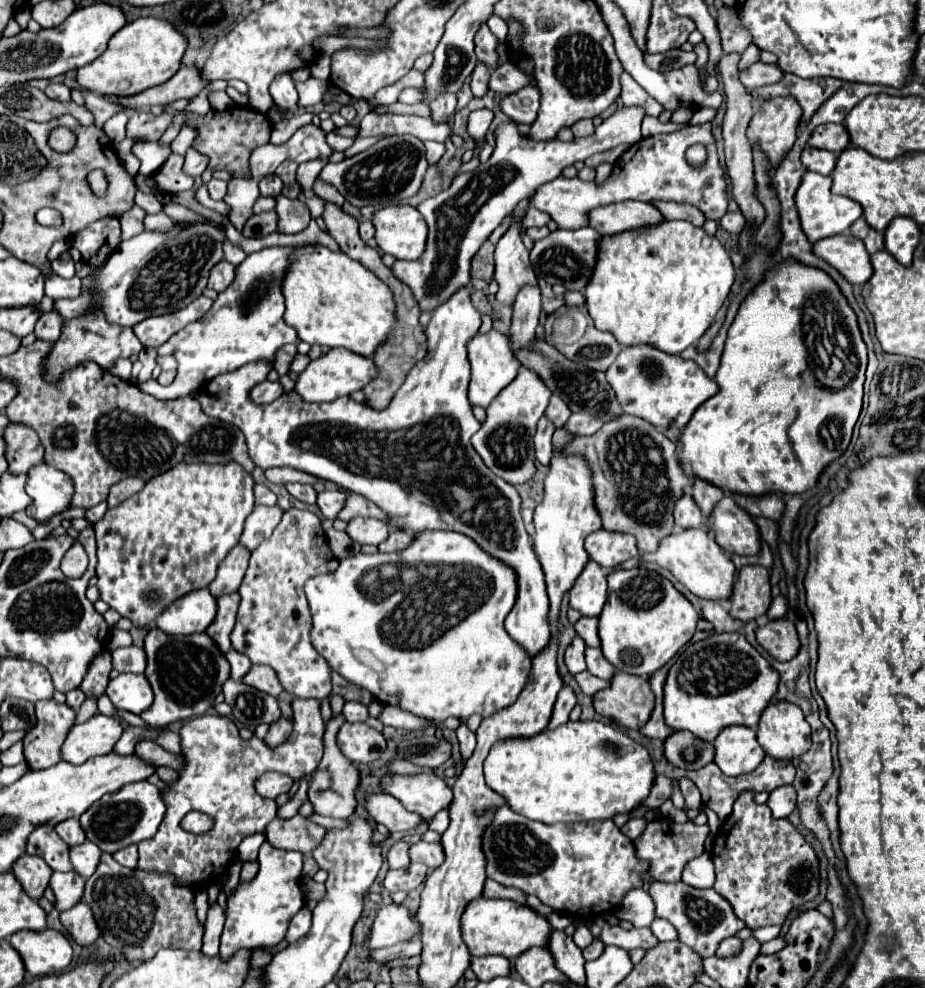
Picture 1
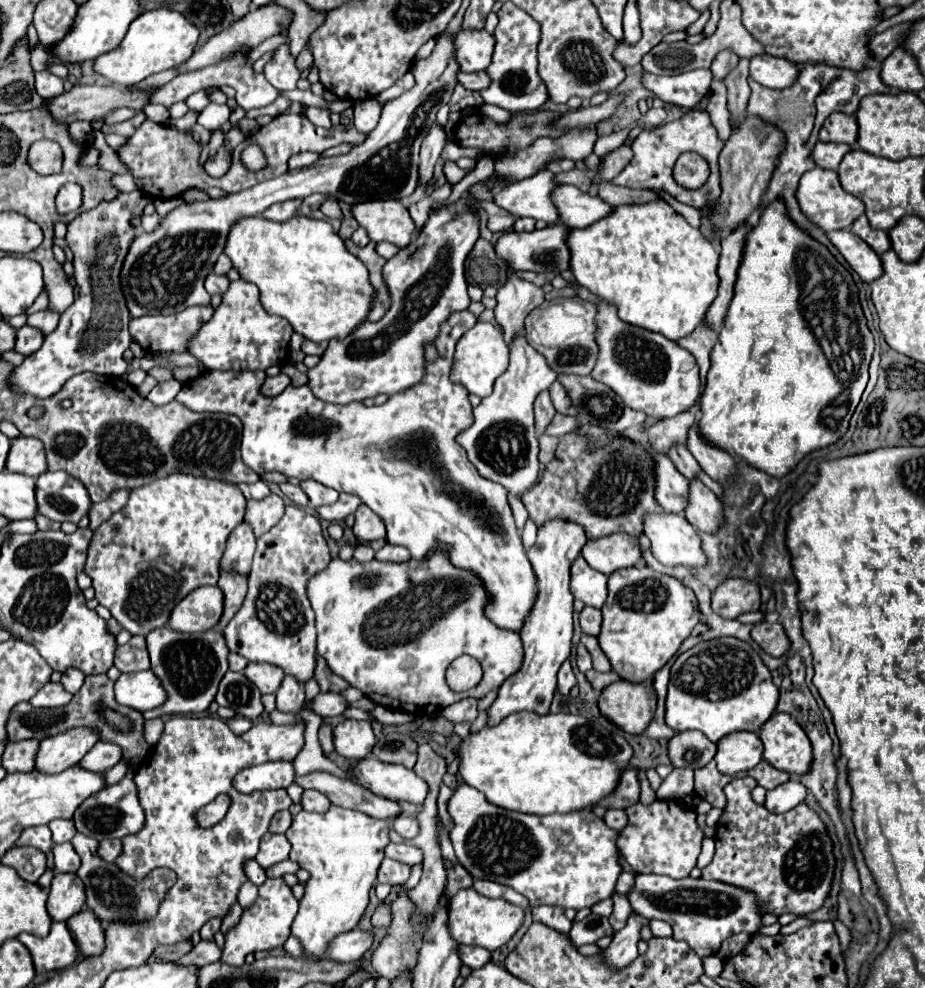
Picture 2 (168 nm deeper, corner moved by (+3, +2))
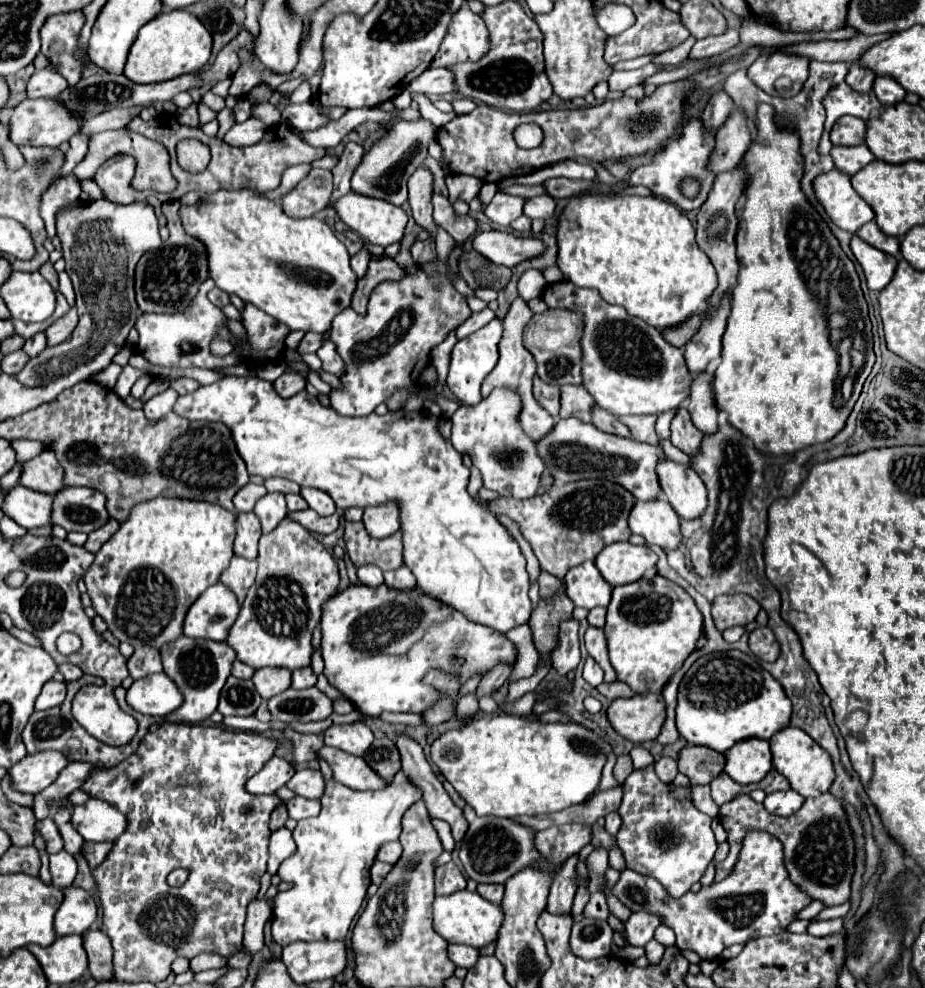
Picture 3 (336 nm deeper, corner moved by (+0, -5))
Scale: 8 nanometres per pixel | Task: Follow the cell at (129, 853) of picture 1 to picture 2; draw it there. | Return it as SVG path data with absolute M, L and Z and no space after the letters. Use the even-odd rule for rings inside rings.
M100 841L98 853L104 861L116 861L122 853L122 841Z

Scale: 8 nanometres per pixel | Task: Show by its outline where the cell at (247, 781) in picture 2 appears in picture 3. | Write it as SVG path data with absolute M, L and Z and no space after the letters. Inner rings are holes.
M273 756L249 782L247 782L247 790L251 794L273 794L277 792L281 786L285 786L285 782L295 774L295 768L279 758Z

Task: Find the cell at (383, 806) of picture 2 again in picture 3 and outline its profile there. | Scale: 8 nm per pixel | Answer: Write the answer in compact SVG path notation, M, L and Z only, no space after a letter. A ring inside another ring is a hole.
M303 768L303 770L297 770L295 776L285 786L303 798L321 798L325 782L323 782L321 770Z

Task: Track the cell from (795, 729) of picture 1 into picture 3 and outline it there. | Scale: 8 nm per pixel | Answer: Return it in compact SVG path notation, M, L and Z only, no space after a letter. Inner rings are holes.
M789 726L781 732L777 732L769 742L771 742L775 770L781 772L789 780L789 784L795 792L799 792L805 798L807 796L817 798L817 796L825 794L831 788L831 784L835 780L835 770L833 770L831 756L809 734L805 734L799 728Z

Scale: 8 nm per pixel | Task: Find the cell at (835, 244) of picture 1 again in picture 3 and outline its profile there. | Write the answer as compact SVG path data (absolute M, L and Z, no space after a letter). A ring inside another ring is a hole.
M853 236L851 250L853 250L857 262L863 266L863 272L865 272L865 278L867 278L867 284L871 290L879 292L893 280L893 274L897 268L895 256L869 246L859 236Z

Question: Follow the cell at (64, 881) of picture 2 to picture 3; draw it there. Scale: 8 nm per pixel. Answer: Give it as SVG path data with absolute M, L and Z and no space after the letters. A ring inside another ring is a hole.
M67 888L61 908L55 914L57 936L85 934L97 920L97 904L91 892L81 888Z

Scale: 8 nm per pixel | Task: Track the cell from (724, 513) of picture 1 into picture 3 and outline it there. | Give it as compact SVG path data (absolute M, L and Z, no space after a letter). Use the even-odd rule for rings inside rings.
M665 458L657 464L657 478L669 504L681 518L699 516L707 508L707 488L703 488L703 480L687 464Z

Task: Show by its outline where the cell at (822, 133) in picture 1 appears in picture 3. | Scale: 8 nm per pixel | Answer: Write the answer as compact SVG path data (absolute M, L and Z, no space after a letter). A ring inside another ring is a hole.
M841 116L833 130L831 142L835 146L859 146L865 142L865 122L855 116Z

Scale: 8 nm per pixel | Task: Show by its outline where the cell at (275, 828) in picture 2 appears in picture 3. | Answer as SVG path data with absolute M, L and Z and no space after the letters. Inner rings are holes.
M281 802L273 812L271 812L271 820L269 820L269 828L271 830L277 830L277 828L281 828L281 826L285 826L285 822L287 822L287 808L285 808L285 804Z

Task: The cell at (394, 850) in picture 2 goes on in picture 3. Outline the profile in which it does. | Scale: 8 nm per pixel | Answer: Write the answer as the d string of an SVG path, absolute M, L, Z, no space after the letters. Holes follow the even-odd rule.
M387 842L379 848L377 852L377 860L383 860L383 862L389 862L389 864L395 864L395 860L399 860L403 848L399 842Z

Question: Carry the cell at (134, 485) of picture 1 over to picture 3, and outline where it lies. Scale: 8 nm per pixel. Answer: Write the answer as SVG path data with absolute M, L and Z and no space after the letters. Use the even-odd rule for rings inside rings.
M109 520L109 524L107 526L103 526L103 528L99 528L99 530L95 530L95 532L91 532L89 534L89 538L87 538L87 542L83 544L89 552L97 552L99 548L101 548L101 544L105 544L115 532L117 532L117 528L119 528L119 522L117 520Z

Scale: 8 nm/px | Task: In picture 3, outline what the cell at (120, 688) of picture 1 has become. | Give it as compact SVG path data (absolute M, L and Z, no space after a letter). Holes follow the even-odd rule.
M155 674L135 680L127 690L127 702L143 714L167 716L183 704L183 694L167 674Z

